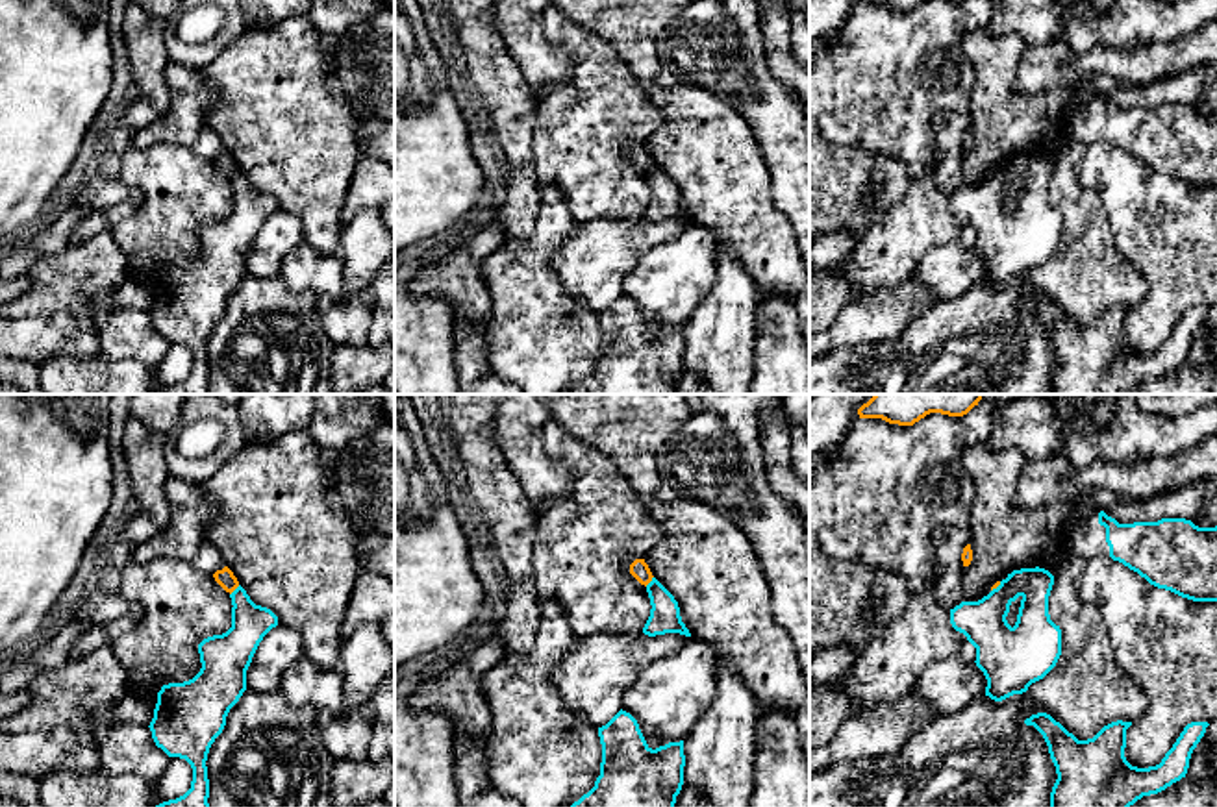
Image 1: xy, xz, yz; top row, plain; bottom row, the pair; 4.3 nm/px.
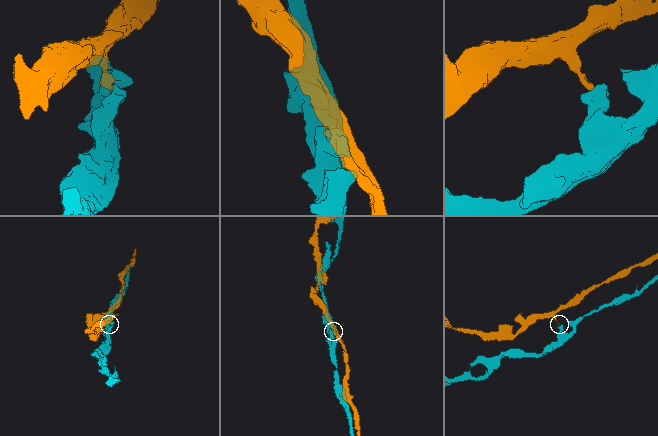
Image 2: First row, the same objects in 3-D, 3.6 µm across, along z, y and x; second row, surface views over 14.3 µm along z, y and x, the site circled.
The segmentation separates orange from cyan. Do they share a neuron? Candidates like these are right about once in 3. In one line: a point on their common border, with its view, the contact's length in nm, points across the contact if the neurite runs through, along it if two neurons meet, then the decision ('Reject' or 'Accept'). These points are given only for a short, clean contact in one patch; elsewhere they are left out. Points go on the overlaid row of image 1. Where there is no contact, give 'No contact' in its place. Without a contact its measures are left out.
Touches orange at xy (234, 589). Shared border 60 nm. Boundary: xy (239, 585), (230, 595). Reject

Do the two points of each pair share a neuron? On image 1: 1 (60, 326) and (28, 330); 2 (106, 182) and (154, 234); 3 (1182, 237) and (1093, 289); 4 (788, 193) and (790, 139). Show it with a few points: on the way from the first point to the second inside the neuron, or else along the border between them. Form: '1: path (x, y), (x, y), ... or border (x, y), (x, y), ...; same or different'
1: path (52, 330), (36, 330); same
2: border (113, 158), (117, 176), (128, 189); different
3: border (1112, 228), (1117, 248), (1145, 284), (1134, 308); different
4: path (790, 180), (790, 152); same

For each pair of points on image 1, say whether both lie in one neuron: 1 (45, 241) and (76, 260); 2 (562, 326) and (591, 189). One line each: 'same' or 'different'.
1: different
2: different

